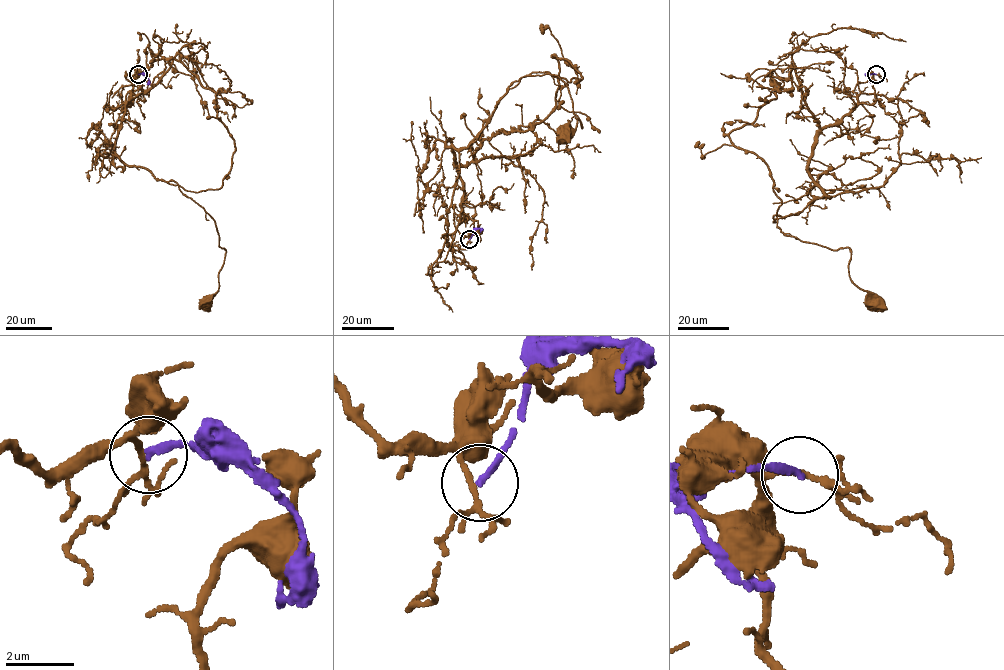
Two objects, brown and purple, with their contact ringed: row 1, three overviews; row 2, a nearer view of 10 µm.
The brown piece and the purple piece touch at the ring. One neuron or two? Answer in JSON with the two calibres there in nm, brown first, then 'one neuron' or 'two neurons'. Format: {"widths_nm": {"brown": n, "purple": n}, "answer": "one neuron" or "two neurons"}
{"widths_nm": {"brown": 120, "purple": 200}, "answer": "two neurons"}

